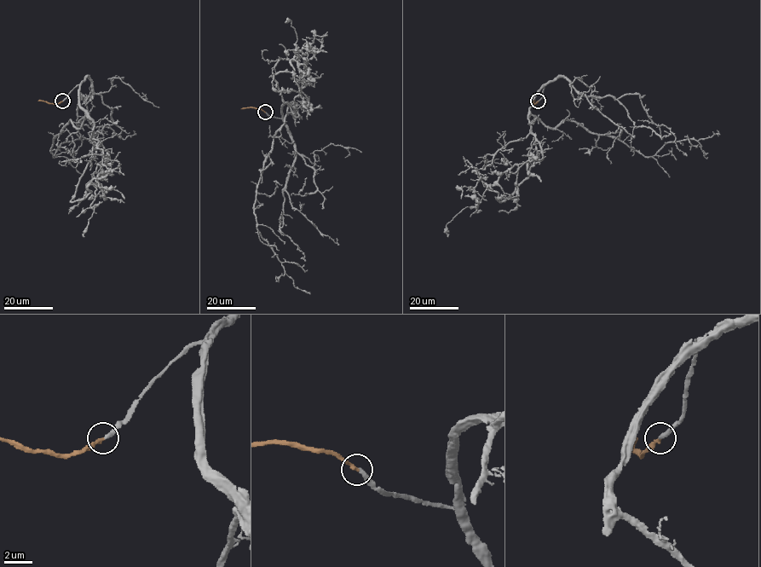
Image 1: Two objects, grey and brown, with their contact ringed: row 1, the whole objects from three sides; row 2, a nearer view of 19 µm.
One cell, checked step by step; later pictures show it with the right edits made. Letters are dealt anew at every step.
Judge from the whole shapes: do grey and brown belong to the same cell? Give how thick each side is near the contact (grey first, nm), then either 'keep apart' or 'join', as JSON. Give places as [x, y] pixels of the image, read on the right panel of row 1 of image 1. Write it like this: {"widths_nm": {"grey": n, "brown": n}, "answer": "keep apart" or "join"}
{"widths_nm": {"grey": 280, "brown": 240}, "answer": "join"}

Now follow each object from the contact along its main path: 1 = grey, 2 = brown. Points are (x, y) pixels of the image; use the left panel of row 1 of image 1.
1: (62, 101), (78, 84), (85, 117), (80, 127), (71, 120), (54, 137), (54, 156), (60, 143), (103, 130)
2: (62, 101), (54, 103), (38, 100)

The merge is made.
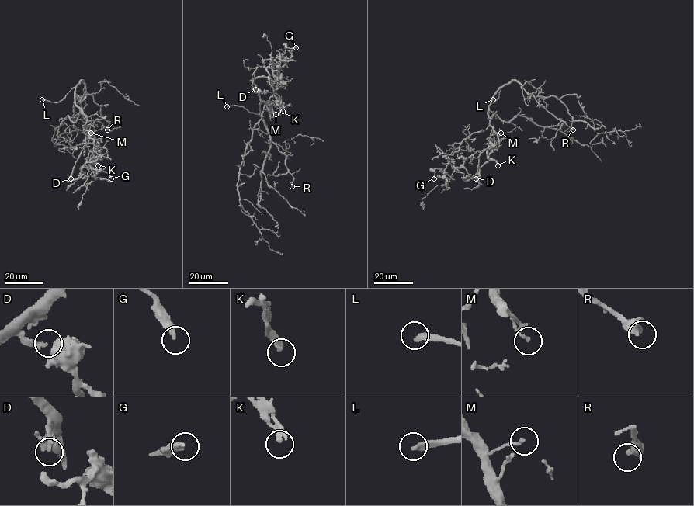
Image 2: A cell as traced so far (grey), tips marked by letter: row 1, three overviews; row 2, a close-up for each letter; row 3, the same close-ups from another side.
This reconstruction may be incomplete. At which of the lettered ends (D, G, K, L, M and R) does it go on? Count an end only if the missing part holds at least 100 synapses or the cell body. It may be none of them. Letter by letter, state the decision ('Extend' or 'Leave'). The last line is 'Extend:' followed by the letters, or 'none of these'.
D: Leave
G: Leave
K: Leave
L: Extend
M: Leave
R: Leave
Extend: L

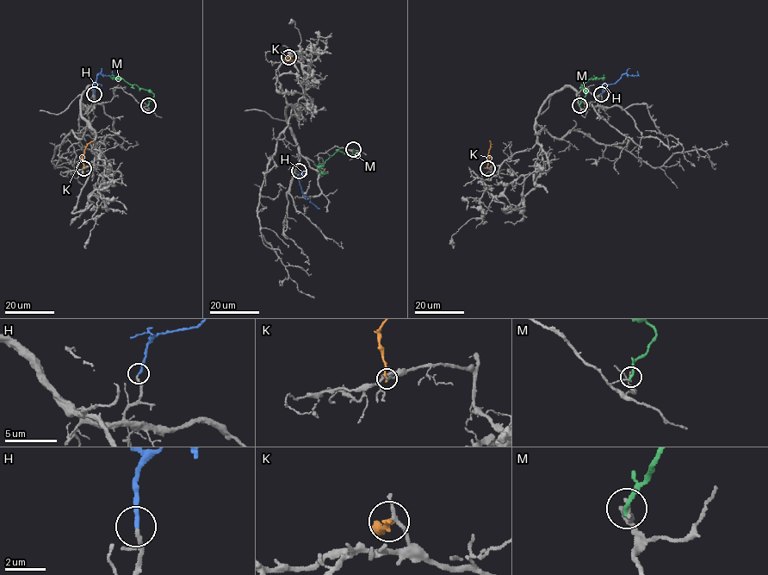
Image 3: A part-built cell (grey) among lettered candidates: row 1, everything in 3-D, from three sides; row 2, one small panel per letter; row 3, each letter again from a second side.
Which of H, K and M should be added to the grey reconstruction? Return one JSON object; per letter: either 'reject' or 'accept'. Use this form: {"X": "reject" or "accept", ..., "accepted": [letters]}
{"H": "accept", "K": "reject", "M": "reject", "accepted": ["H"]}

